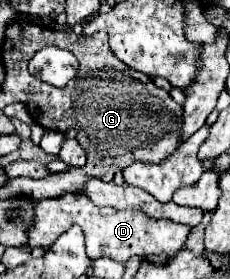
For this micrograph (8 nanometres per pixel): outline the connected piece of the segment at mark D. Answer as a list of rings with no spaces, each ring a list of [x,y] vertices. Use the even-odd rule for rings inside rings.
[[[67,193],[63,197],[43,199],[37,203],[37,209],[33,215],[33,225],[29,225],[27,245],[47,249],[55,243],[55,239],[59,235],[63,235],[73,225],[79,225],[83,229],[85,241],[87,241],[87,255],[91,259],[109,257],[119,263],[129,261],[129,257],[133,257],[133,255],[153,255],[153,253],[175,255],[183,247],[183,243],[191,231],[191,227],[181,225],[181,223],[173,223],[173,221],[165,221],[165,219],[155,221],[139,211],[115,211],[111,207],[97,207],[85,195]]]

